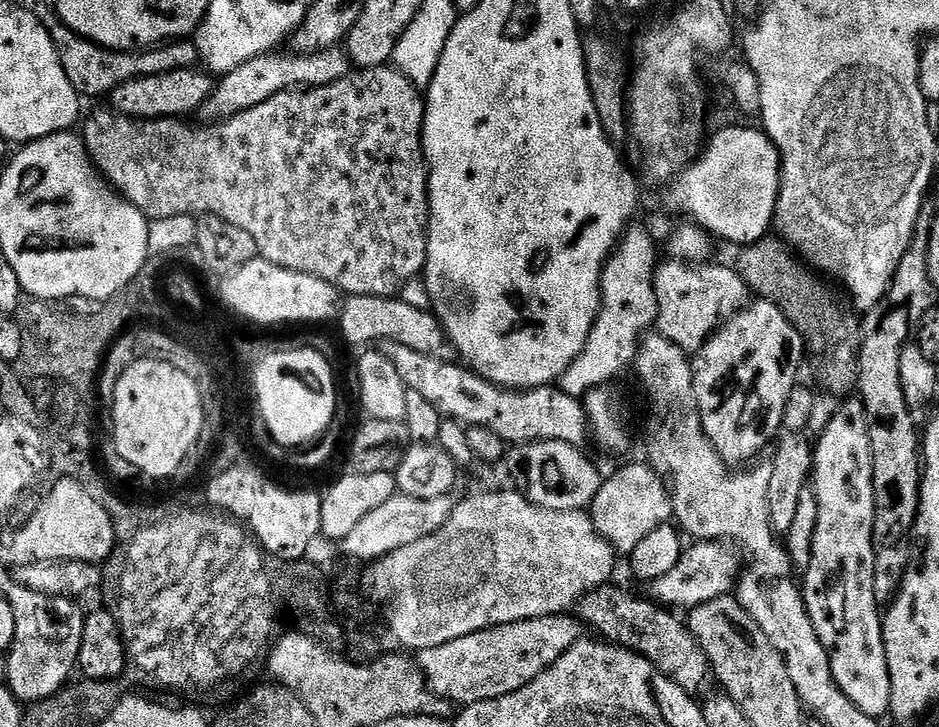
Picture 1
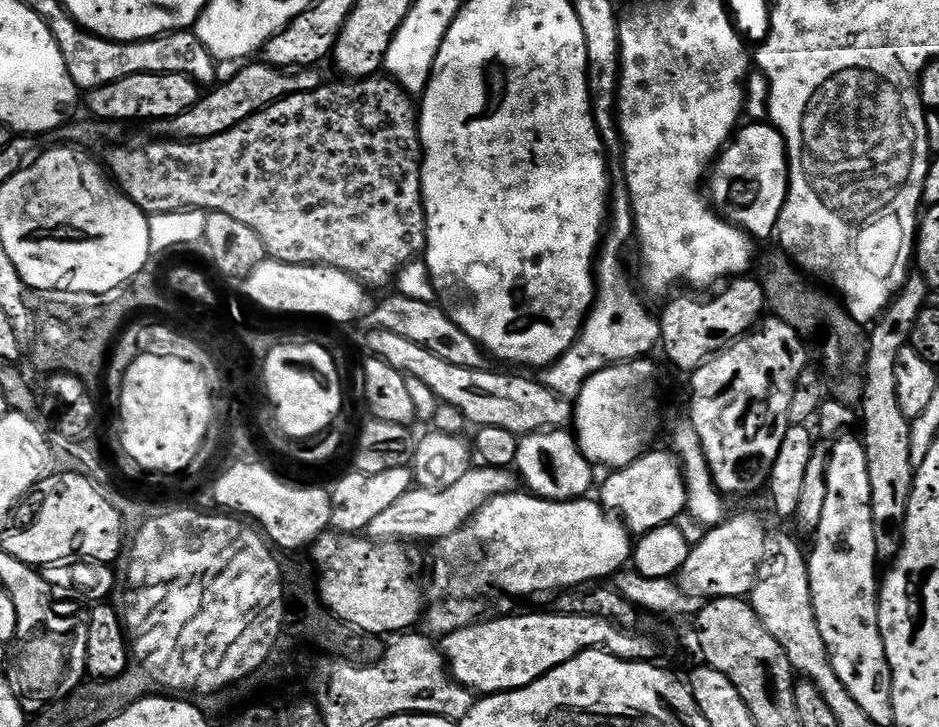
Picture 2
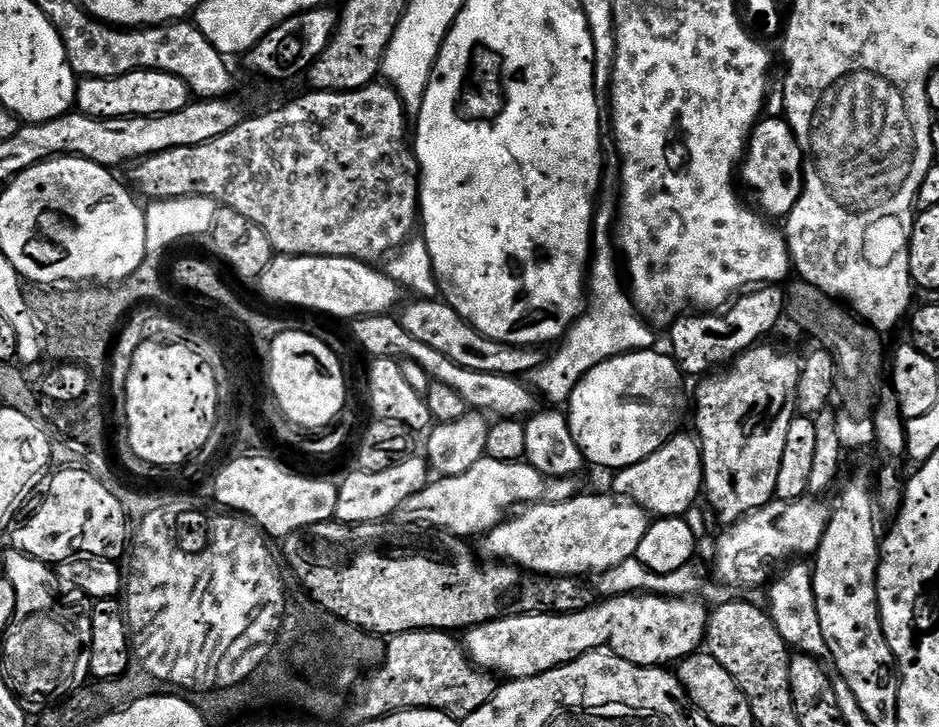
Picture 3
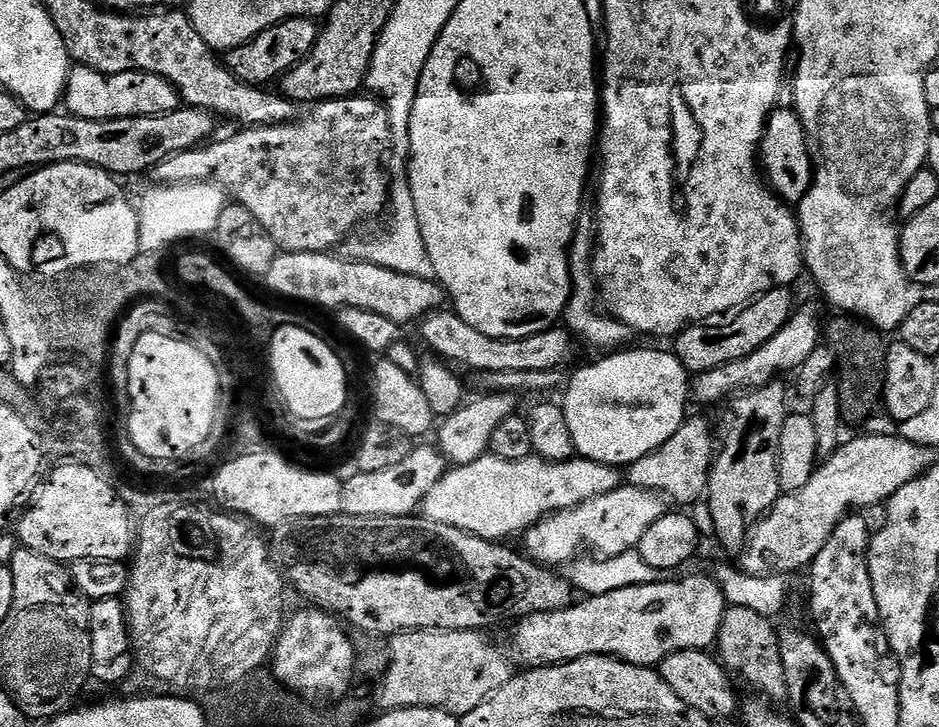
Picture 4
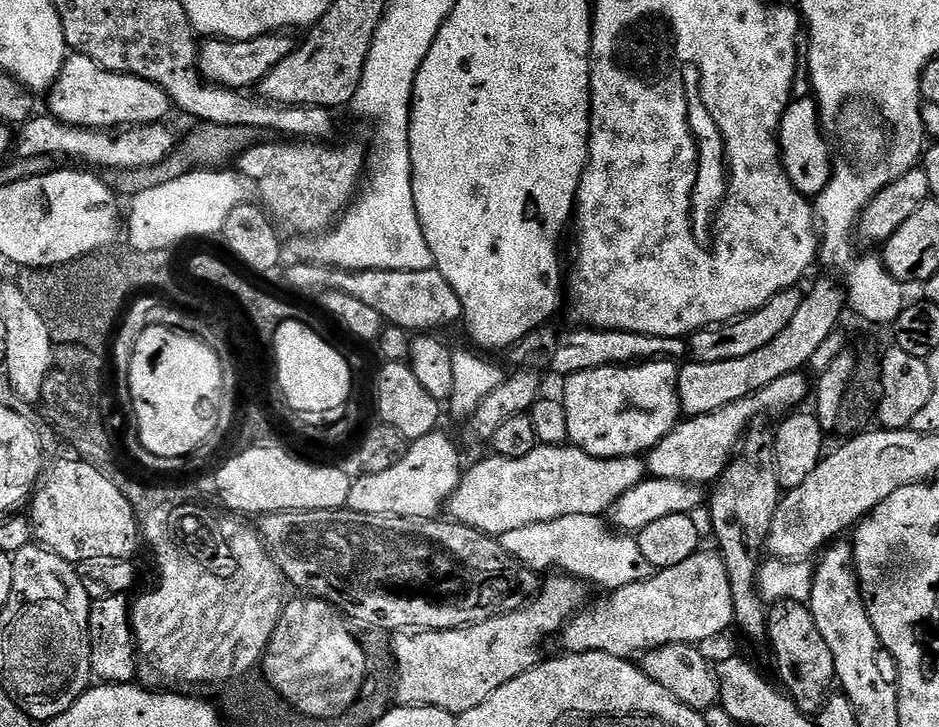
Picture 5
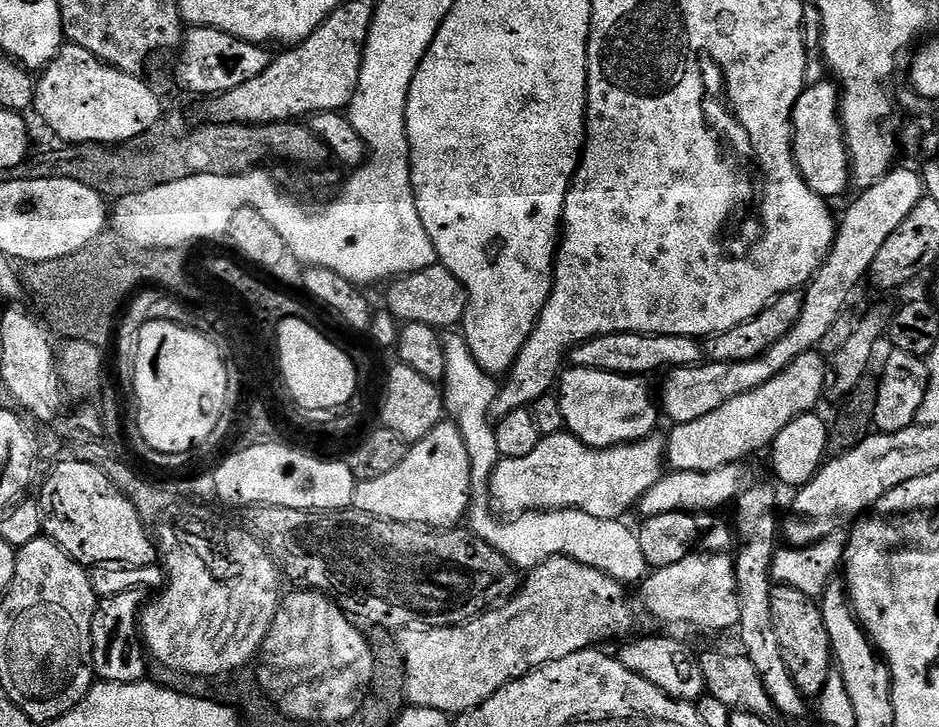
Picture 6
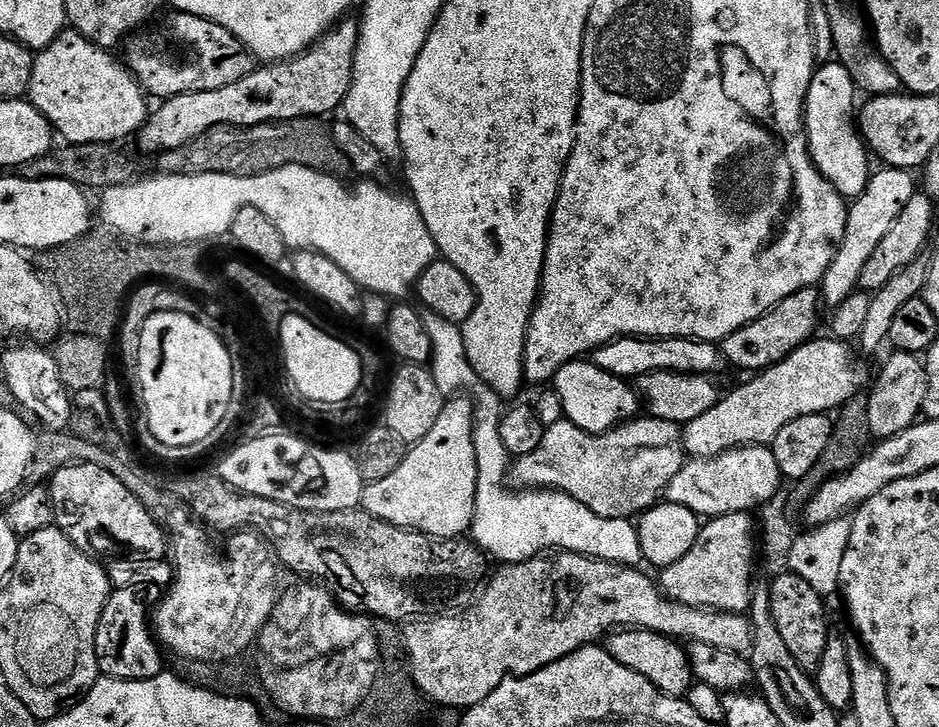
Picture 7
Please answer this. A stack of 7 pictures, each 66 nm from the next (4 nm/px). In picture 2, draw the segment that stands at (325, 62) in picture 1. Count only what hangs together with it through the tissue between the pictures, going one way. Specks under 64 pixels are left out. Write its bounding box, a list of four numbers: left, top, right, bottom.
[155,62,326,140]

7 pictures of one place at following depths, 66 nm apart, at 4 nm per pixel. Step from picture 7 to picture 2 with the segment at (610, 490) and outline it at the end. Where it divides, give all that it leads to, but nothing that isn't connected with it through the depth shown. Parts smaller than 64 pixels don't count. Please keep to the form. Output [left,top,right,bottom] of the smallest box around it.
[366,466,517,542]

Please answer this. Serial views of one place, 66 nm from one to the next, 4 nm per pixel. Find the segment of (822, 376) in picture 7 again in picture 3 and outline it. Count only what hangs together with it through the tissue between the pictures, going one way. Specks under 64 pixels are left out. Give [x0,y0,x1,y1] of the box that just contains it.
[615,434,704,518]

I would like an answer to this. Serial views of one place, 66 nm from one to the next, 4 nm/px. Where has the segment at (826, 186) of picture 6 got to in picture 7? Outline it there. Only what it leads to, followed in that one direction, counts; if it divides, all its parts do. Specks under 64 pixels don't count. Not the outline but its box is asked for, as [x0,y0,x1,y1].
[804,62,874,202]

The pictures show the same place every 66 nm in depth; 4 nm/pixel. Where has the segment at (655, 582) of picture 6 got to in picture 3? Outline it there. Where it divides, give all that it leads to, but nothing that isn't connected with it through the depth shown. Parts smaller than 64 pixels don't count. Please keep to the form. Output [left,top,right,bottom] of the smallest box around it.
[462,594,706,680]

